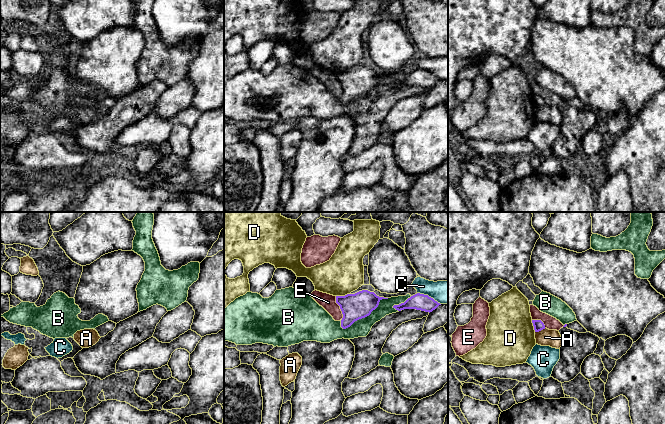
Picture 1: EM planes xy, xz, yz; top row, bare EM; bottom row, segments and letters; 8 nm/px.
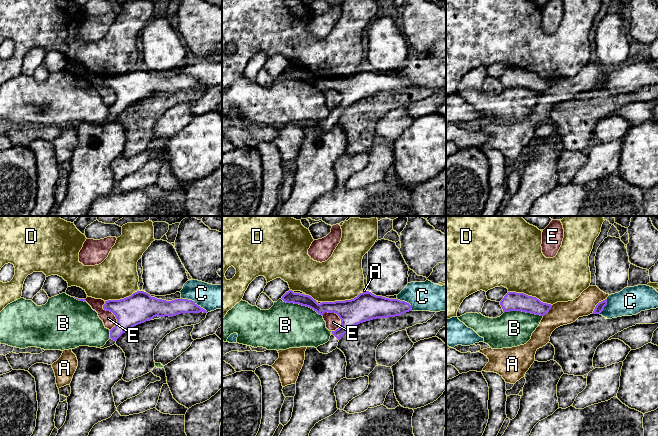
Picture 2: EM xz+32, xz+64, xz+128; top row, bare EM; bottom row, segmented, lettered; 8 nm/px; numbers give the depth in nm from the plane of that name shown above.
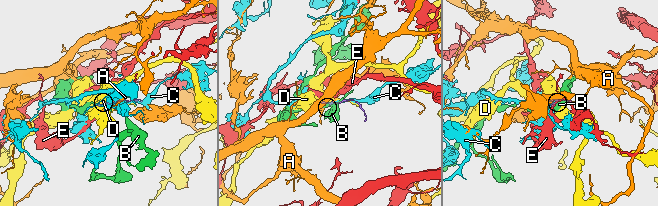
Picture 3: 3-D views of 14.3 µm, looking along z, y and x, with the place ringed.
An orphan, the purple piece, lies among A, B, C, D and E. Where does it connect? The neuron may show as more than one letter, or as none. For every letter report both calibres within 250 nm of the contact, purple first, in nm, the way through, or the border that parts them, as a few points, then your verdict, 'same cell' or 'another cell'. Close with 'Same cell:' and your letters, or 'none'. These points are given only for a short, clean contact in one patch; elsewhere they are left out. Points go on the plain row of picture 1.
A: calibres 80 and 140 nm; another cell
B: calibres 220 and 140 nm; another cell
C: calibres 130 and 190 nm; another cell
D: calibres 220 and 320 nm; another cell
E: calibres 220 and 120 nm; border xz (335, 72), (335, 78), (342, 90), (341, 96); another cell
Same cell: none

